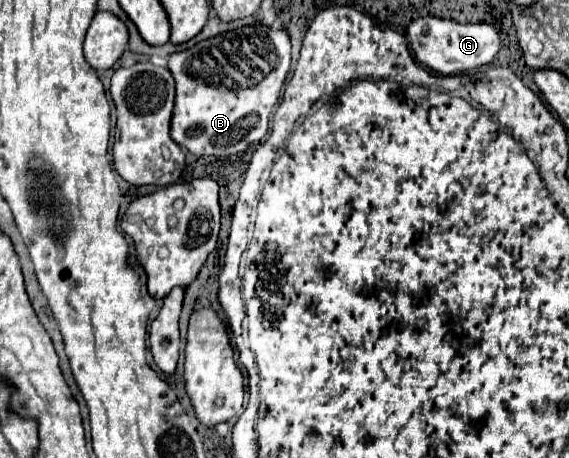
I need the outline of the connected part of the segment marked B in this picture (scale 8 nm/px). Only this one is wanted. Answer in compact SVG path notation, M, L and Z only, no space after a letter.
M246 25L246 27L240 27L240 29L228 31L228 33L216 35L212 39L200 41L200 43L196 43L194 47L190 47L186 51L172 53L168 57L168 69L170 69L170 73L172 73L174 81L176 81L176 101L174 101L174 113L172 113L172 123L170 123L170 137L172 137L172 141L176 141L180 147L184 147L186 151L190 151L196 157L216 157L216 159L224 159L224 157L238 155L238 153L246 151L248 145L258 143L268 133L268 117L270 117L270 111L276 105L276 101L280 97L280 89L282 89L282 85L286 81L286 75L290 71L290 37L288 37L288 33L284 29L276 31L276 29L270 29L266 25Z

